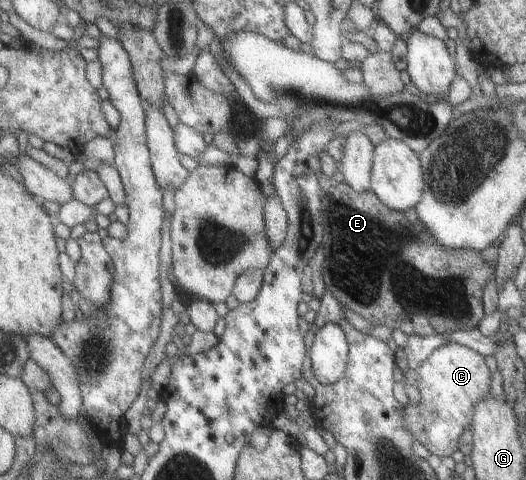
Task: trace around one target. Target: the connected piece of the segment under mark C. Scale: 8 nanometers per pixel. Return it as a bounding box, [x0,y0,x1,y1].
[401,342,489,457]

